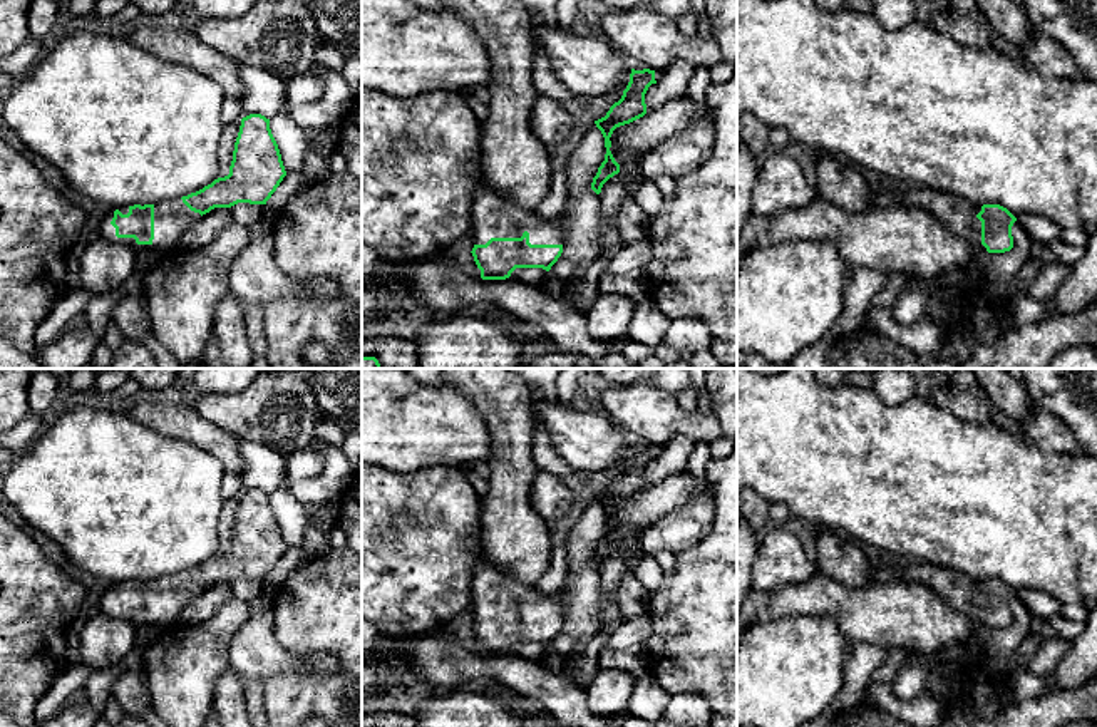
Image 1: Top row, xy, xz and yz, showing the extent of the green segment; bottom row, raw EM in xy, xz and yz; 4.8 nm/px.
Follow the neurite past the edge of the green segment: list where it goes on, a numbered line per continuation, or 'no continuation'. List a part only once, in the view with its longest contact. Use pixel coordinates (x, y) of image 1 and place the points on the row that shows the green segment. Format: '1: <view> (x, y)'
1: xy (173, 218)

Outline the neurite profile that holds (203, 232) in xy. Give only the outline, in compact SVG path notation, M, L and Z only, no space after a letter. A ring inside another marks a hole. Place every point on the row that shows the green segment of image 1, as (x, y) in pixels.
M214 208L203 214L181 238L181 246L196 250L214 240L214 236L233 223L229 208Z

